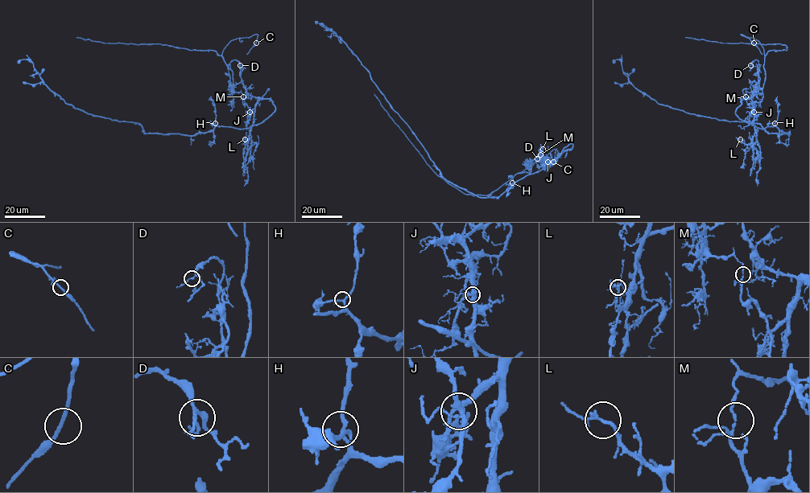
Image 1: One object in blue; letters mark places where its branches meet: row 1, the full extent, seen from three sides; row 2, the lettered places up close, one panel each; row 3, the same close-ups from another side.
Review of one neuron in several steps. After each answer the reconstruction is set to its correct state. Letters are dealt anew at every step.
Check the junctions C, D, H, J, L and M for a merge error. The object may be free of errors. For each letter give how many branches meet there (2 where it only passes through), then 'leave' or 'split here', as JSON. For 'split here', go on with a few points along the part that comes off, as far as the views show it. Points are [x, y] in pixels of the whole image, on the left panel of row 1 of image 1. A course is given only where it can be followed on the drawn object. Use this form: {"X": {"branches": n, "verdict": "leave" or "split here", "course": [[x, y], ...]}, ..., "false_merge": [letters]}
{"C": {"branches": 2, "verdict": "leave"}, "D": {"branches": 3, "verdict": "leave"}, "H": {"branches": 3, "verdict": "leave"}, "J": {"branches": 4, "verdict": "leave"}, "L": {"branches": 3, "verdict": "leave"}, "M": {"branches": 4, "verdict": "split here", "course": [[243, 96], [241, 92], [232, 91], [232, 71], [222, 57], [212, 50], [159, 44], [103, 43], [76, 38]]}, "false_merge": ["M"]}

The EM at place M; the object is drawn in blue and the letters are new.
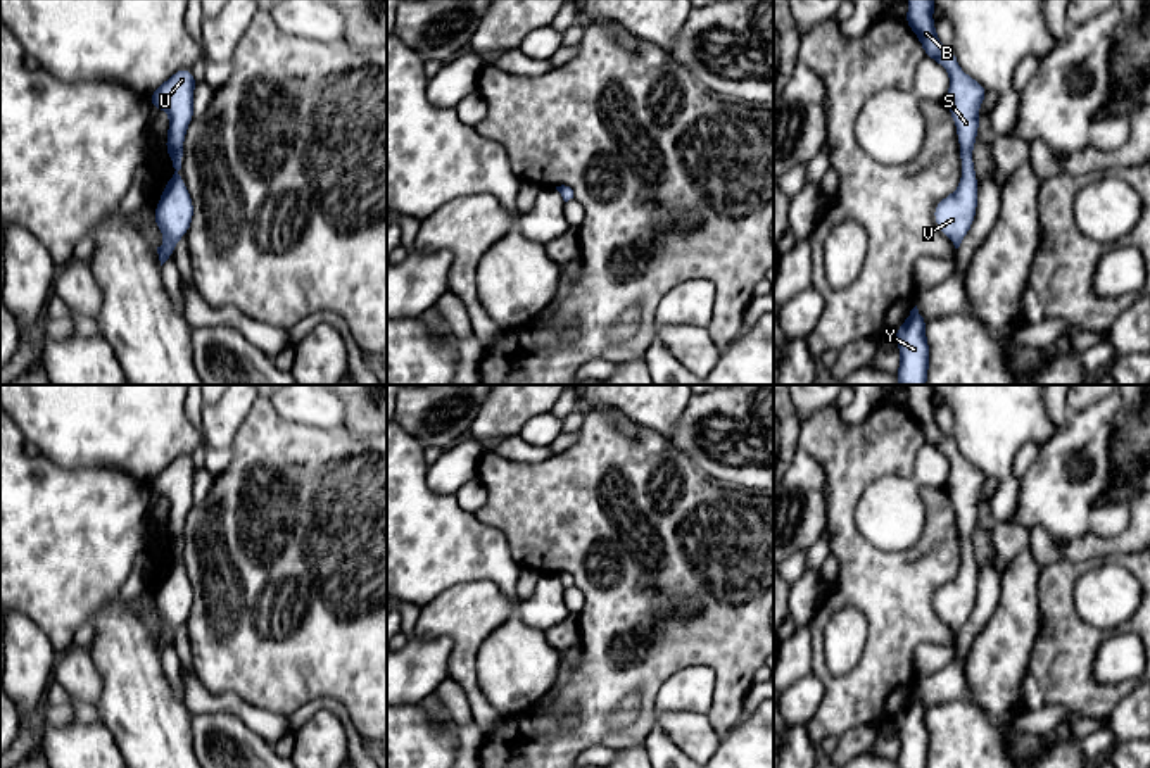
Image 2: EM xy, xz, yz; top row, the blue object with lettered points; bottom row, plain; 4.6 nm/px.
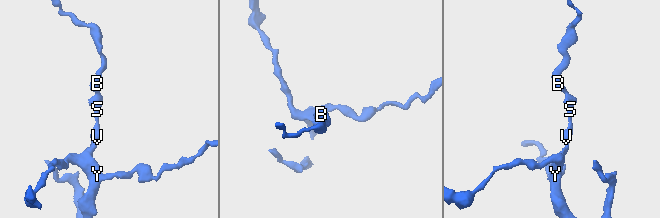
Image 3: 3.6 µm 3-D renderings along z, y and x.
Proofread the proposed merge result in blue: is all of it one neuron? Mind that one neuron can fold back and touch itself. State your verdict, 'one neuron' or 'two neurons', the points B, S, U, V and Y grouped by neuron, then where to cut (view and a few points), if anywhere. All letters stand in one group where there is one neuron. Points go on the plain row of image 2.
two neurons; B S U / V Y; cut in yz along (964, 558), (976, 570)

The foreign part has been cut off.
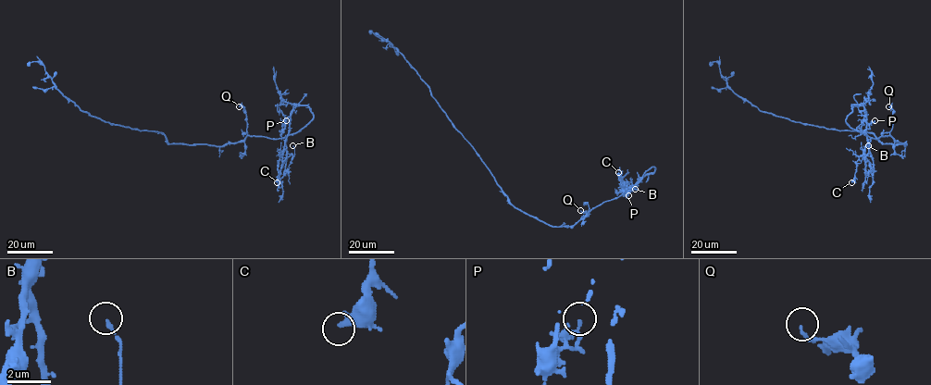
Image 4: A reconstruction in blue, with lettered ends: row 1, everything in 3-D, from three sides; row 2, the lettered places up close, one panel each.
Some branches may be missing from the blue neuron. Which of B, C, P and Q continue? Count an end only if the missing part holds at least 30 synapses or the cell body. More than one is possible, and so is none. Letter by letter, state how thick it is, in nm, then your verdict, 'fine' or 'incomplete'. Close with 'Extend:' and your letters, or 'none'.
B: 140 nm thick; fine
C: 360 nm thick; fine
P: 130 nm thick; fine
Q: 90 nm thick; fine
Extend: none

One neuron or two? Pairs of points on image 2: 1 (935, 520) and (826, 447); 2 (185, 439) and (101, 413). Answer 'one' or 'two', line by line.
1: one
2: one

